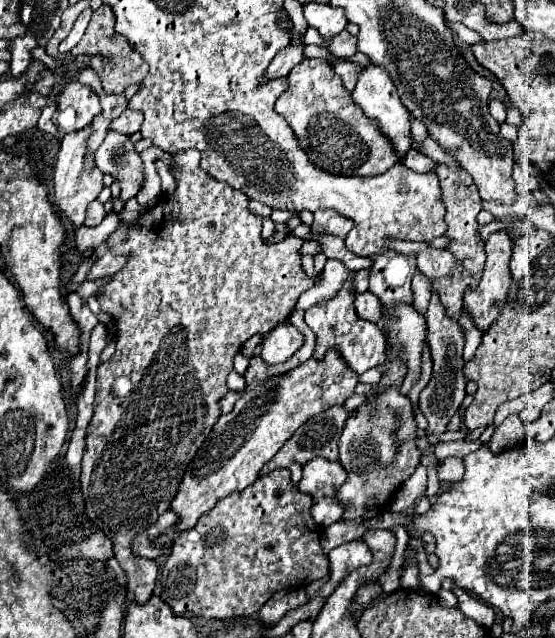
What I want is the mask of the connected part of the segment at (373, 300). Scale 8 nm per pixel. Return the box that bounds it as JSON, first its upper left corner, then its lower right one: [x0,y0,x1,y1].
[355,291,383,323]

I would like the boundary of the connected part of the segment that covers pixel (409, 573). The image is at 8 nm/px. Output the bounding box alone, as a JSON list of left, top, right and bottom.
[401,565,421,589]

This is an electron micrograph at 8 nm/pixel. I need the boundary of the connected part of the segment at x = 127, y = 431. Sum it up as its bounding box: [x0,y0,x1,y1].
[81,149,313,603]

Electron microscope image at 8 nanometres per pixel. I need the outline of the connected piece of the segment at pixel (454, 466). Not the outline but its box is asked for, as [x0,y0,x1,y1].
[439,457,463,483]

